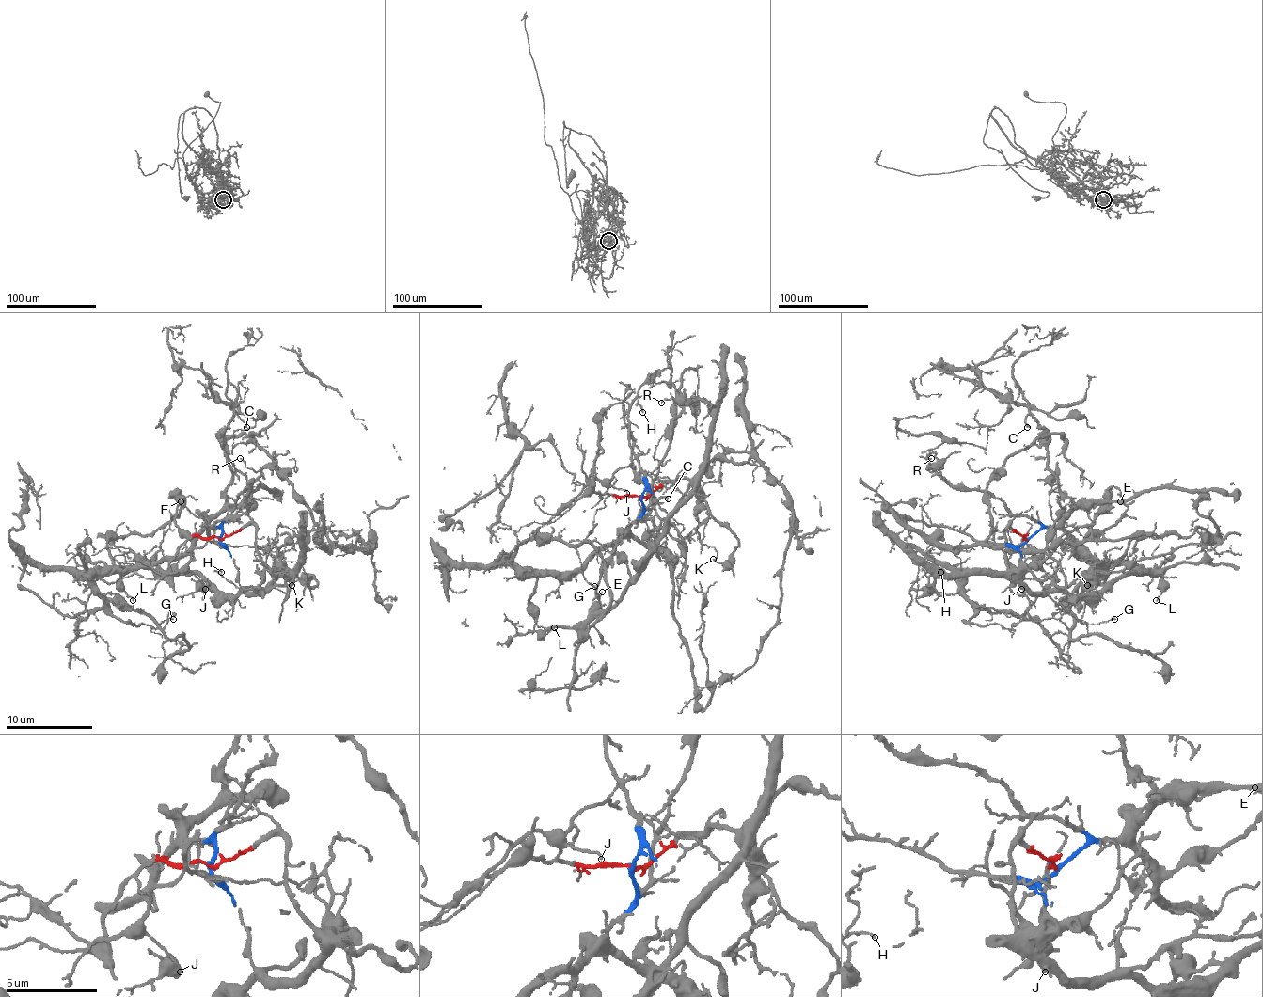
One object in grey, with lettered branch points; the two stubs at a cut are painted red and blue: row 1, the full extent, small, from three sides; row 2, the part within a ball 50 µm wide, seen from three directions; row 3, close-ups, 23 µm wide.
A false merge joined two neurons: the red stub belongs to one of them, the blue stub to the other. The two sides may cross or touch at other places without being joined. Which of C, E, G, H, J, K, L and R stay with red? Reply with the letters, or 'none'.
H, J, K, L

